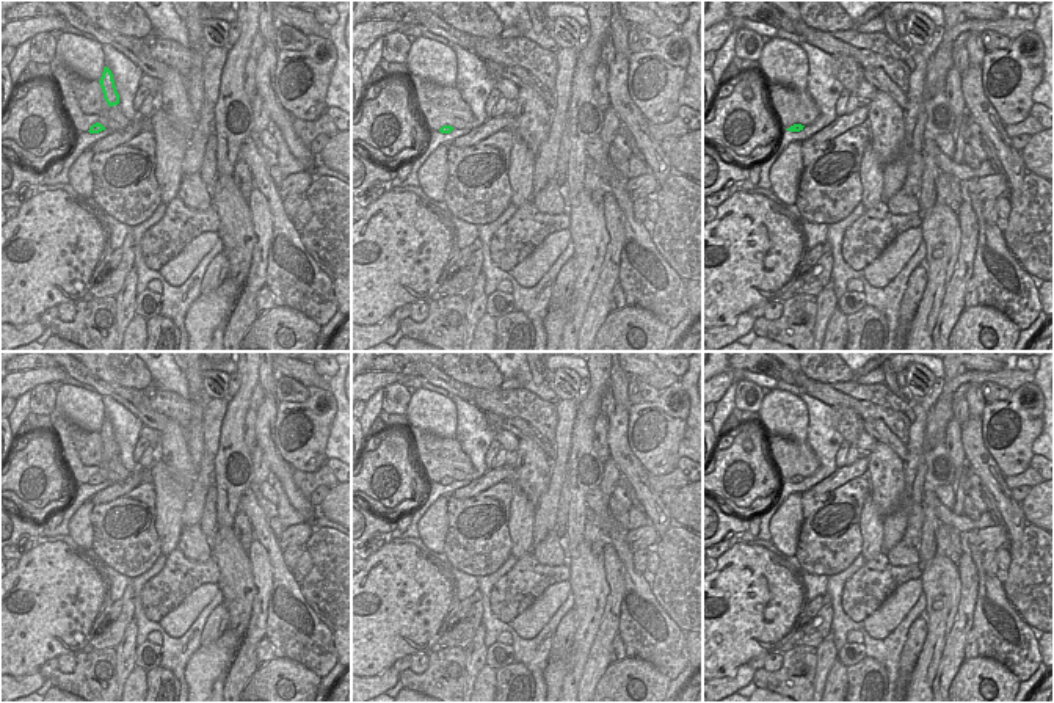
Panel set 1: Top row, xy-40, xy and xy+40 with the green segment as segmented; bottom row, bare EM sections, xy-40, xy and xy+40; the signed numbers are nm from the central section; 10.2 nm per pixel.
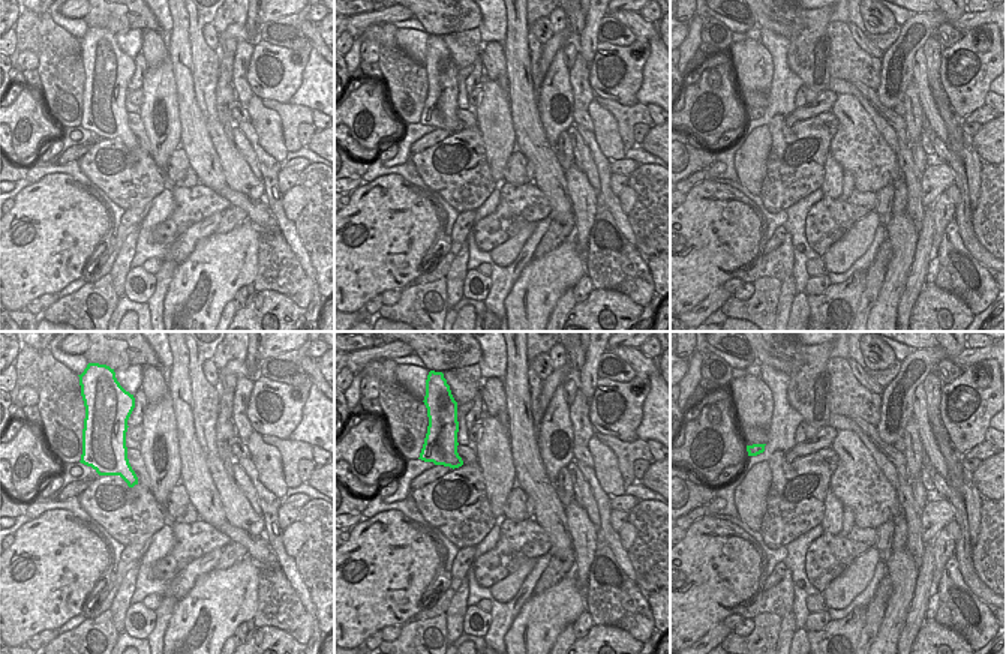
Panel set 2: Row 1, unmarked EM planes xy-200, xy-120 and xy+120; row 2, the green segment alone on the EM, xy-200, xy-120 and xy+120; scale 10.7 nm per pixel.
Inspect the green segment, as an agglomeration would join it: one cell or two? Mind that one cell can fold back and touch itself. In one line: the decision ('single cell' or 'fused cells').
single cell

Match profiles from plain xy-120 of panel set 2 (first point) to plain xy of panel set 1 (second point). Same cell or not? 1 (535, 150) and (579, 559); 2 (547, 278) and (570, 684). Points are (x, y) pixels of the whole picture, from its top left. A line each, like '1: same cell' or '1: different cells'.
1: same cell
2: different cells

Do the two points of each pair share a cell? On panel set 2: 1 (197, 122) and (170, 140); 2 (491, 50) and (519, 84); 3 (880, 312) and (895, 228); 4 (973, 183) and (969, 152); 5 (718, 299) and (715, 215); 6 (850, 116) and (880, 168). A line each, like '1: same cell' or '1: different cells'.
1: different cells
2: different cells
3: same cell
4: same cell
5: different cells
6: same cell

